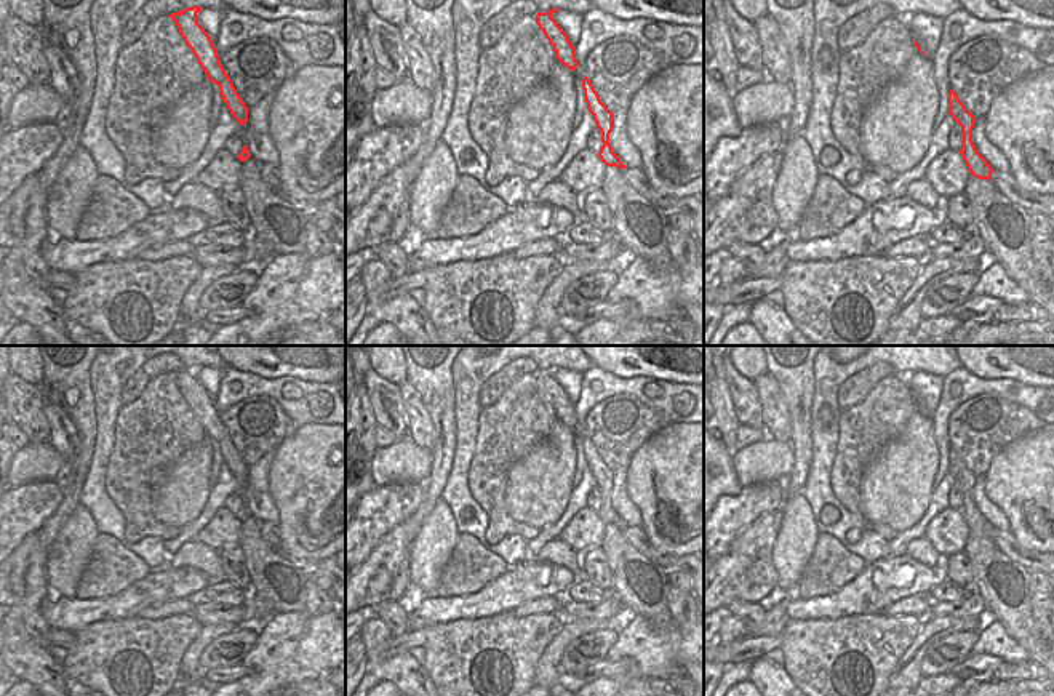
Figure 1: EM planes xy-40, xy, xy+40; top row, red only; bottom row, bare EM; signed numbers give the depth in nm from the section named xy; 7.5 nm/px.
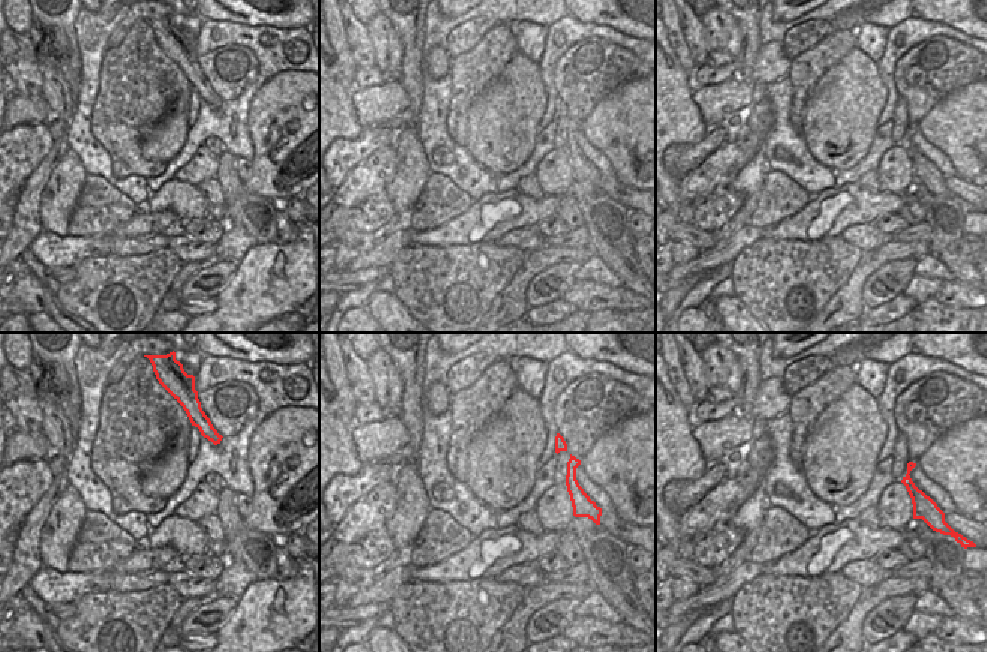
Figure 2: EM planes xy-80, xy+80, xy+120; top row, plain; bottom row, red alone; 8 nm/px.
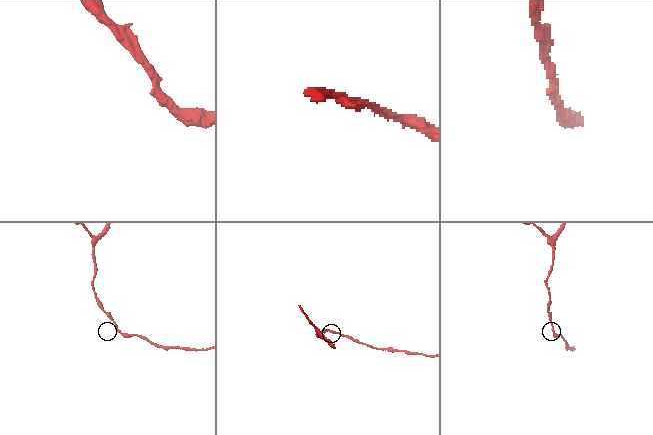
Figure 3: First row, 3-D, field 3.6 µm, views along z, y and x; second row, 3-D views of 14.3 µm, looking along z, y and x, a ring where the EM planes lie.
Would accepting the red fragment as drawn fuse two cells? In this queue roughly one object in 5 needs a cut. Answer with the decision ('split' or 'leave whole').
leave whole

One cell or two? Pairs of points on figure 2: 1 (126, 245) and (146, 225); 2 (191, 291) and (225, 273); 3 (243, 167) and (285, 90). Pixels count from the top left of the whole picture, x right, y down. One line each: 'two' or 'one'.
1: two
2: one
3: two

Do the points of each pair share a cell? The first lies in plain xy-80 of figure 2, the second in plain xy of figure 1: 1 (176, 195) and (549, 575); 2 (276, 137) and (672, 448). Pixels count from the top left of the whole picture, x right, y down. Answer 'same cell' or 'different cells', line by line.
1: different cells
2: same cell

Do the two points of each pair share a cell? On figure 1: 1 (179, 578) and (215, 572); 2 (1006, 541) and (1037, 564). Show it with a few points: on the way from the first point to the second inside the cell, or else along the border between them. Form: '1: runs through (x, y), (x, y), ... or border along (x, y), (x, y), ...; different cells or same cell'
1: border along (167, 564), (199, 568), (210, 583); different cells
2: runs through (1011, 549), (1029, 560); same cell

